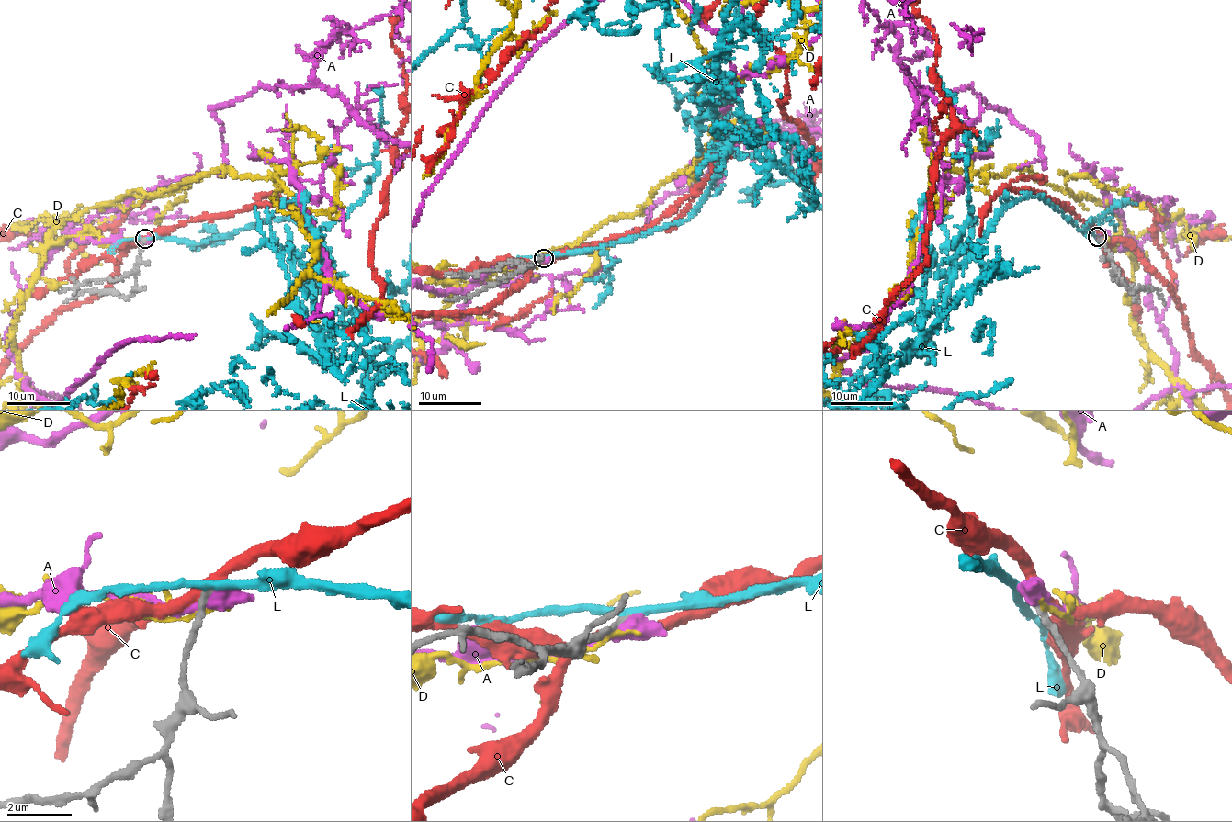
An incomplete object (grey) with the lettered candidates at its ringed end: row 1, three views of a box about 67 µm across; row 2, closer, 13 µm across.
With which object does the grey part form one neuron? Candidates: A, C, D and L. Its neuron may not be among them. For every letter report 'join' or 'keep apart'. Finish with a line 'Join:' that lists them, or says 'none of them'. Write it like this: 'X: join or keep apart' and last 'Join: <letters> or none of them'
A: keep apart
C: keep apart
D: keep apart
L: join
Join: L

